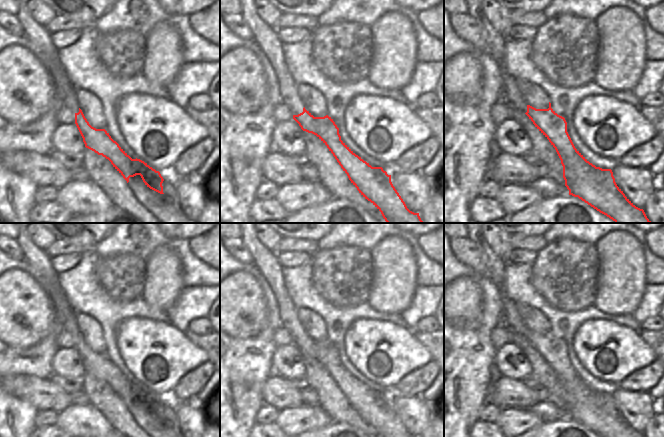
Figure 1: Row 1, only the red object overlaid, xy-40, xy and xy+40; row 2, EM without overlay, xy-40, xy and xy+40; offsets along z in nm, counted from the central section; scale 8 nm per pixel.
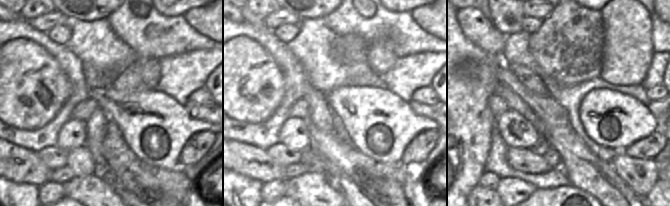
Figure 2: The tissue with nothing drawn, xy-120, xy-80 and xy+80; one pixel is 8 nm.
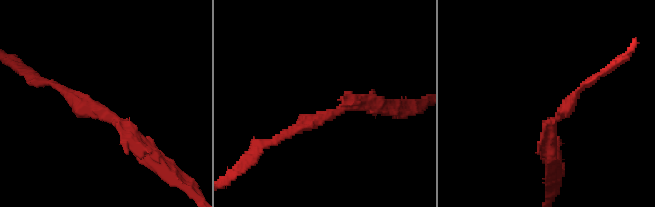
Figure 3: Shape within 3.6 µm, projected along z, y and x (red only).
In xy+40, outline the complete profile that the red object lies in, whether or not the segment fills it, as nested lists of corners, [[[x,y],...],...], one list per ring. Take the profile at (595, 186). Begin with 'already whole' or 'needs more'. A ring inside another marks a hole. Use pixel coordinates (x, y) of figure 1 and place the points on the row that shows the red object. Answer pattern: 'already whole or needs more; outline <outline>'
already whole; outline [[[550,102],[548,109],[527,105],[525,114],[555,148],[569,195],[578,197],[615,223],[651,223],[644,210],[636,207],[617,186],[611,169],[596,167],[575,148],[565,118],[551,108]]]

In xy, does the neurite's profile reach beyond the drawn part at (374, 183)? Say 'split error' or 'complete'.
complete

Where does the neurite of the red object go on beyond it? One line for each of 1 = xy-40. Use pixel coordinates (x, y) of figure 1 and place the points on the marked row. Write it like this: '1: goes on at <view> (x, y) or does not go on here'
1: does not go on here

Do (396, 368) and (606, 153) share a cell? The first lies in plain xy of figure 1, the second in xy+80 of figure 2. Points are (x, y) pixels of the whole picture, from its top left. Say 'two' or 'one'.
two

